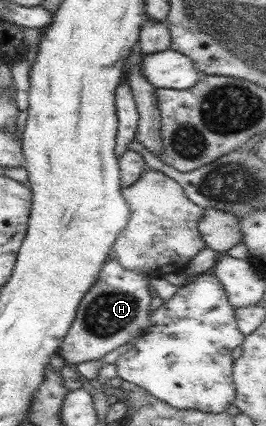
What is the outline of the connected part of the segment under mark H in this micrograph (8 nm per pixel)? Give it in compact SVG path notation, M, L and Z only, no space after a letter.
M112 254L103 265L101 272L95 284L85 294L85 297L79 303L77 308L77 317L72 322L71 329L68 331L67 337L60 345L59 354L65 359L65 364L69 366L77 366L81 362L90 362L104 359L106 354L120 346L138 338L148 326L148 320L151 314L152 297L149 292L151 286L149 284L149 276L137 270L125 270L119 260Z

